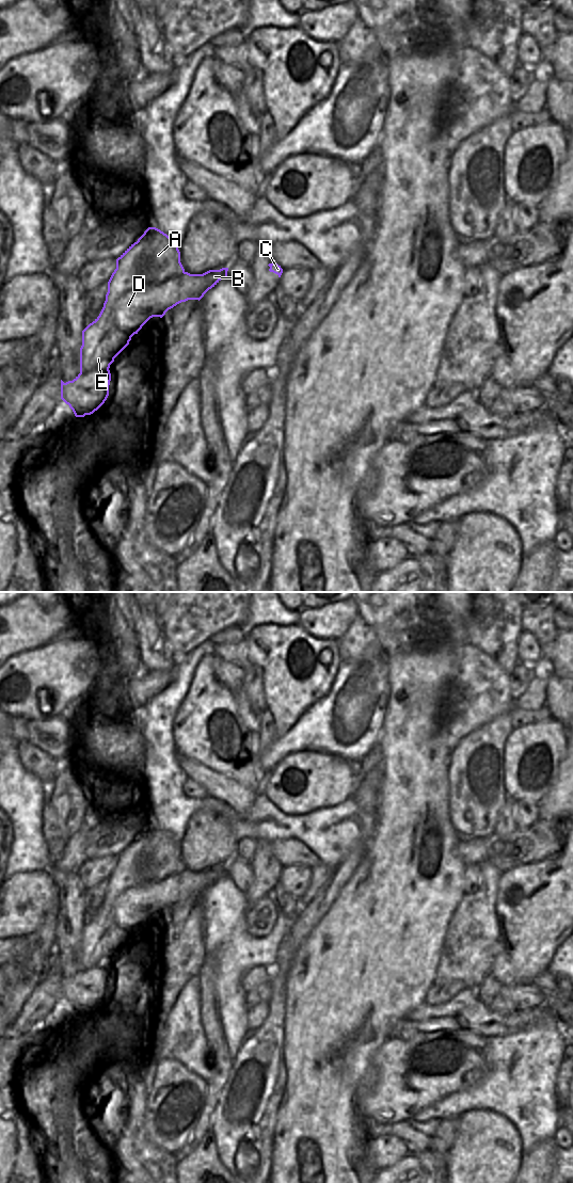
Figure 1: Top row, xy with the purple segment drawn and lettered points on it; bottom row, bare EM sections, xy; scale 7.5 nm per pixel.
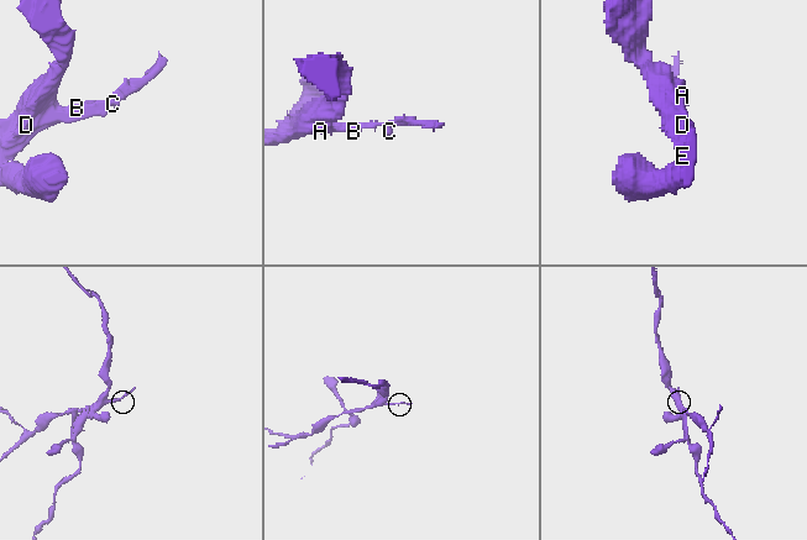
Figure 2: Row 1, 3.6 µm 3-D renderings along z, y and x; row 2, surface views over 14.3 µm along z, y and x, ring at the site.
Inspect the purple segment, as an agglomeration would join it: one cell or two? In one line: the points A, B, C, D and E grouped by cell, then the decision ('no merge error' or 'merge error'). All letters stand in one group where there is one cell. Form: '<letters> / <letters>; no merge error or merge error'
A E / B C D; merge error

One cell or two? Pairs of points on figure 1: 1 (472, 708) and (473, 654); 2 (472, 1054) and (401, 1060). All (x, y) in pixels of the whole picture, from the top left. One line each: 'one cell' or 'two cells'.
1: one cell
2: one cell

